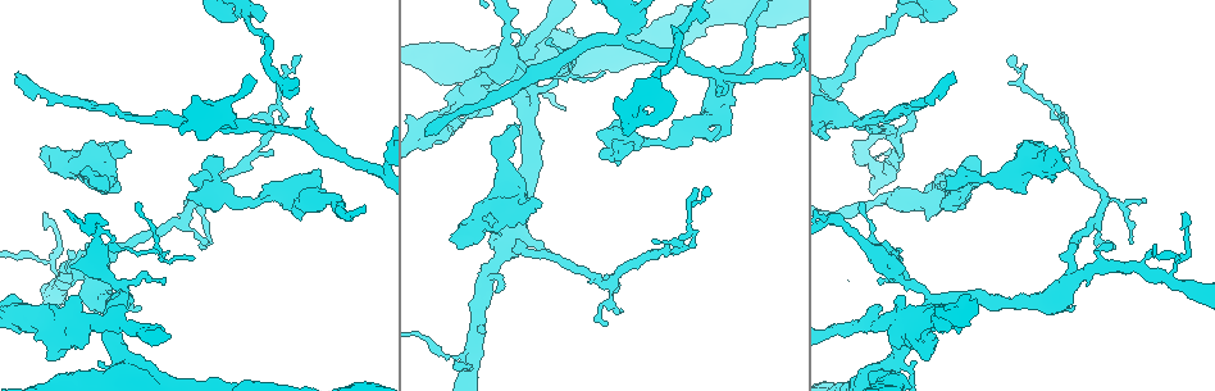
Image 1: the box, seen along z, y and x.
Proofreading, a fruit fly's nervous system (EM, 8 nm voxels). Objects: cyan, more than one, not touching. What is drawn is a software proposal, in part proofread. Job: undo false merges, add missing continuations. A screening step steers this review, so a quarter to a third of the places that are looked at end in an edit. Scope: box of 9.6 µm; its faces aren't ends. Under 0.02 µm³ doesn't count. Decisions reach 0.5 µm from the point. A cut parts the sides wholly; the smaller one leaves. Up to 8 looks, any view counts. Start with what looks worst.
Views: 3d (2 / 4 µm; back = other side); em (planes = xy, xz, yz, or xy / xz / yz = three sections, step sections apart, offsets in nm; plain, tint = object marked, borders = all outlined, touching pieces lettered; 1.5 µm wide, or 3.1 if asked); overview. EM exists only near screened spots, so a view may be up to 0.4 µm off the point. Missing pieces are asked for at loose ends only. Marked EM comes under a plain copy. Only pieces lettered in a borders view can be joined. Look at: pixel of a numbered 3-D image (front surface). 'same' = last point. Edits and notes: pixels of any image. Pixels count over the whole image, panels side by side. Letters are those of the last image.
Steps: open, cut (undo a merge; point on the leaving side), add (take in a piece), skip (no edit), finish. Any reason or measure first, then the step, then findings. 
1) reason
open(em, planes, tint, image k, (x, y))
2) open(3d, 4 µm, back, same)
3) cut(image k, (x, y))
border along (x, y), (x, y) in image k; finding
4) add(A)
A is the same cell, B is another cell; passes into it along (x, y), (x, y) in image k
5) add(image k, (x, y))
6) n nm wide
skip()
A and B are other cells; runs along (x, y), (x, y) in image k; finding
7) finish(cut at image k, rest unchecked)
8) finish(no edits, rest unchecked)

branch stops here
open(em, planes, borders, image 1, (517, 124))

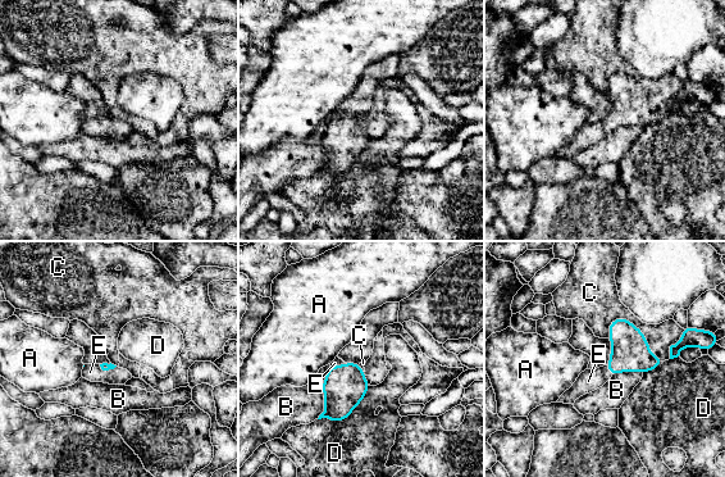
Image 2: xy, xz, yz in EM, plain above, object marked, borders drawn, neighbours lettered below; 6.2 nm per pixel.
C touches over 420 nm
add(image 2, (589, 380))
E is the same cell, A, B, C and D are other cells; passes into it along (629, 348), (609, 369), (589, 380) in image 2; the neuron continues

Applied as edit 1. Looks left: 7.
redraw
open(overview)

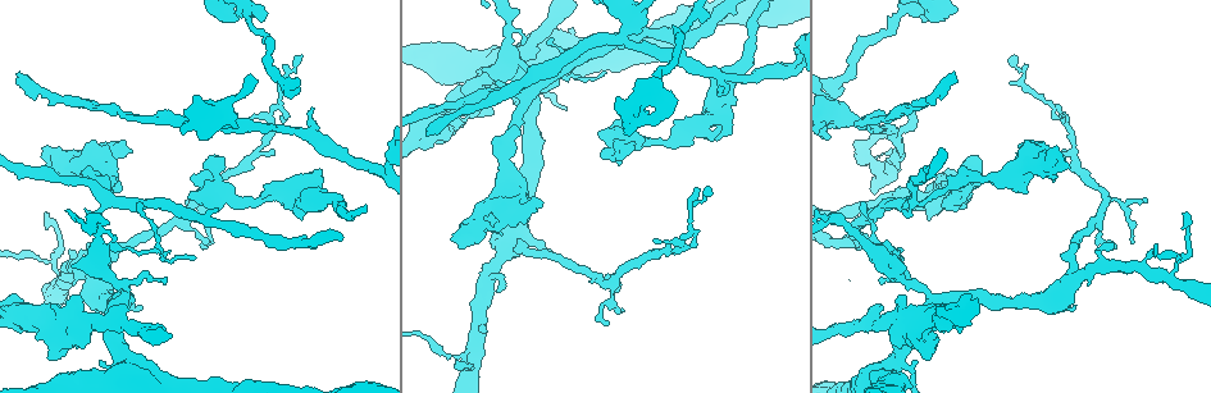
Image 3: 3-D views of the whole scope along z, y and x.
tapers out
open(3d, 4 µm, image 3, (428, 135))

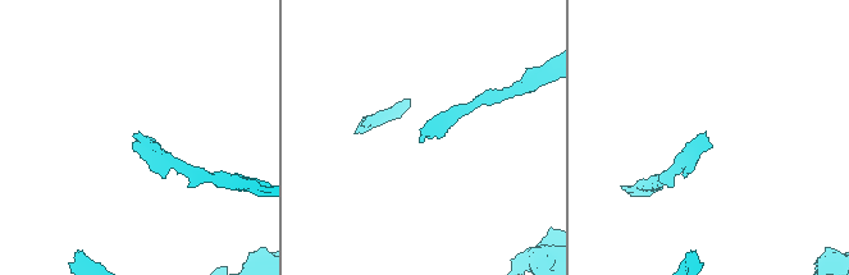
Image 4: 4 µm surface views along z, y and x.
open(em, xz, step 4, borders, image 4, (132, 144))

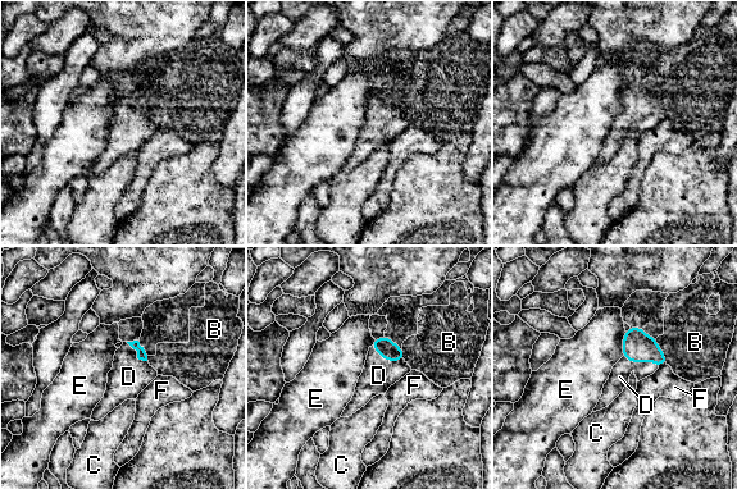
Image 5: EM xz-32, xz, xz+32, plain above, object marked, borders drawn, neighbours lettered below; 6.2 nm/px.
another direction
open(em, planes, borders, same)

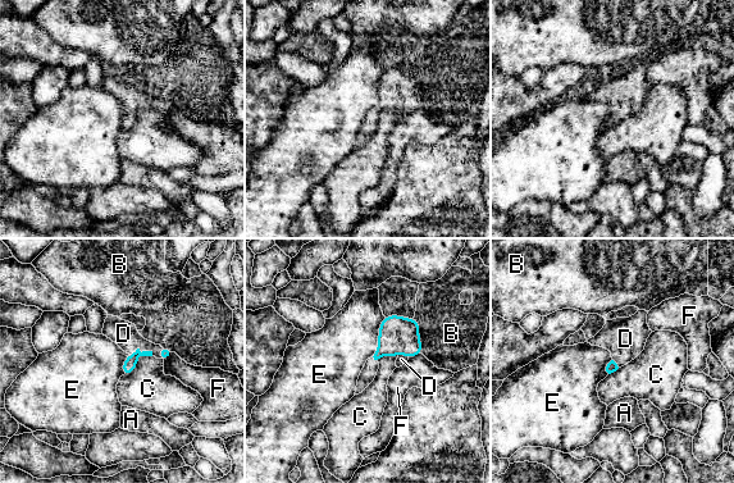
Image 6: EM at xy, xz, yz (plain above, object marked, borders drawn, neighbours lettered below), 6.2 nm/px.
add(image 6, (123, 333))
D is the same cell, A, B, C, E and F are other cells; passes into it along (130, 364), (140, 351), (123, 333) in image 6; it goes on there

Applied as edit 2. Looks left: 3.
branch stops here
open(em, xy, step 4, tint, image 3, (503, 235))

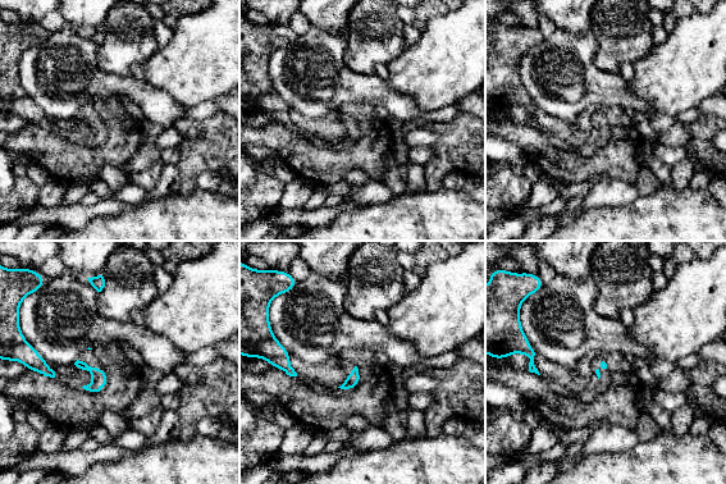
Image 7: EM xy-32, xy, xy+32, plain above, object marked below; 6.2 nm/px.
open(em, xy, step 4, borders, same)

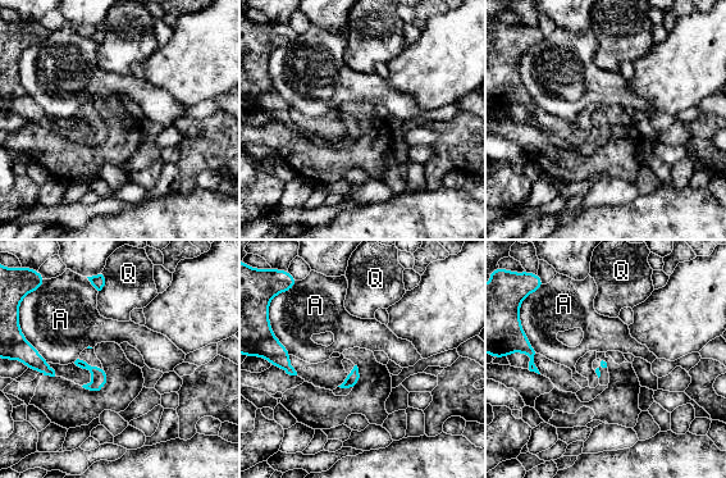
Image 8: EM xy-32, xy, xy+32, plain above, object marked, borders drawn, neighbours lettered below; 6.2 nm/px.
skip()
A and Q are other cells; no lettered piece goes on from it

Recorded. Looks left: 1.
finish(add at image 2, add at image 6, rest unchecked)

